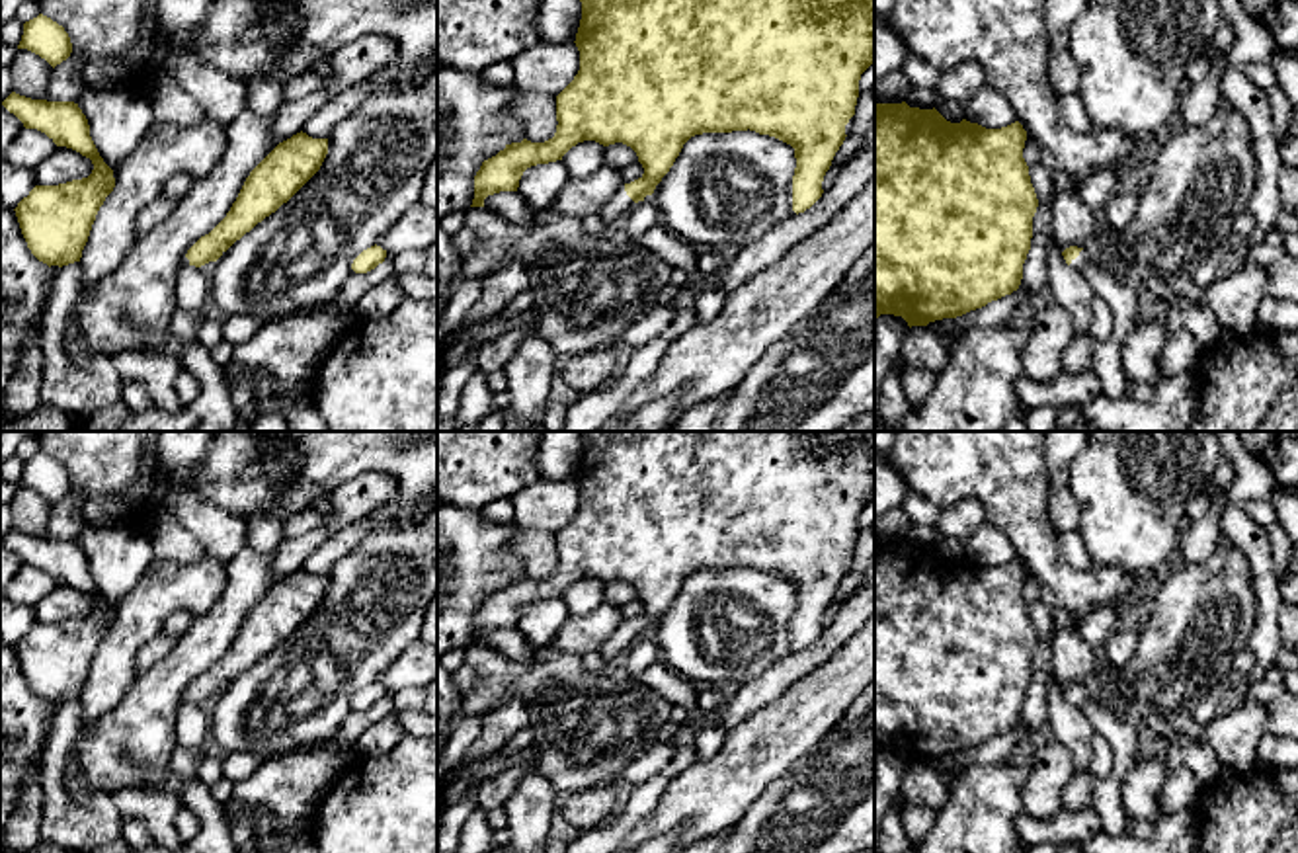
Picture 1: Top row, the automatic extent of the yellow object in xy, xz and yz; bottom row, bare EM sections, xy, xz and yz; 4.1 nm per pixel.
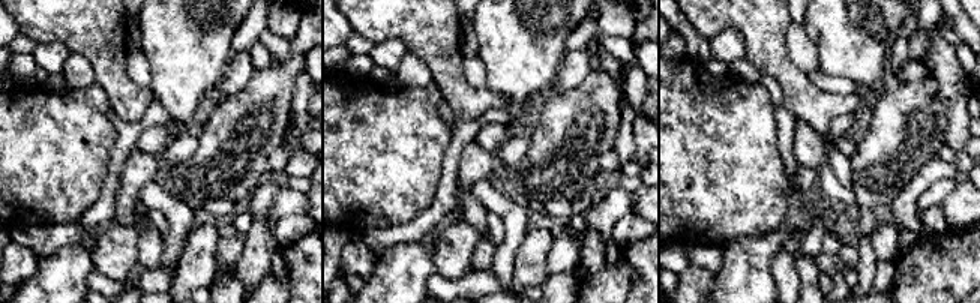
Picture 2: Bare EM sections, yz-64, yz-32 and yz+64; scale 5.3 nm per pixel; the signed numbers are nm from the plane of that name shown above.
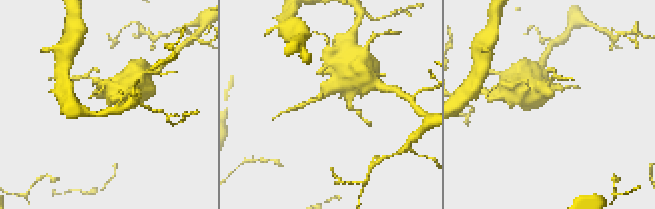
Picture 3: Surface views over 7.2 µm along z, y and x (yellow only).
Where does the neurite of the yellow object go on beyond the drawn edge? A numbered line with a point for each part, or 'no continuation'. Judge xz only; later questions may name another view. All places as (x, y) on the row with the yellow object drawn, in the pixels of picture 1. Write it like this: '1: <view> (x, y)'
1: xz (615, 211)

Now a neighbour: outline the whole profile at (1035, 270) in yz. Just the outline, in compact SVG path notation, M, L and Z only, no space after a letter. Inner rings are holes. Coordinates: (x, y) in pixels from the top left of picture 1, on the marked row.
M1052 201L1038 205L1033 217L1031 250L1023 264L1023 279L1017 291L962 316L935 320L927 326L954 342L972 328L997 328L1025 316L1036 305L1036 295L1048 287L1046 242L1052 234L1050 223Z

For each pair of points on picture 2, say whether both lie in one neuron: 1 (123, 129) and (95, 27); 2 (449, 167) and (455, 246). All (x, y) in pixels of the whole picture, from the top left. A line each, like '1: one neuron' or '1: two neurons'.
1: two neurons
2: two neurons

